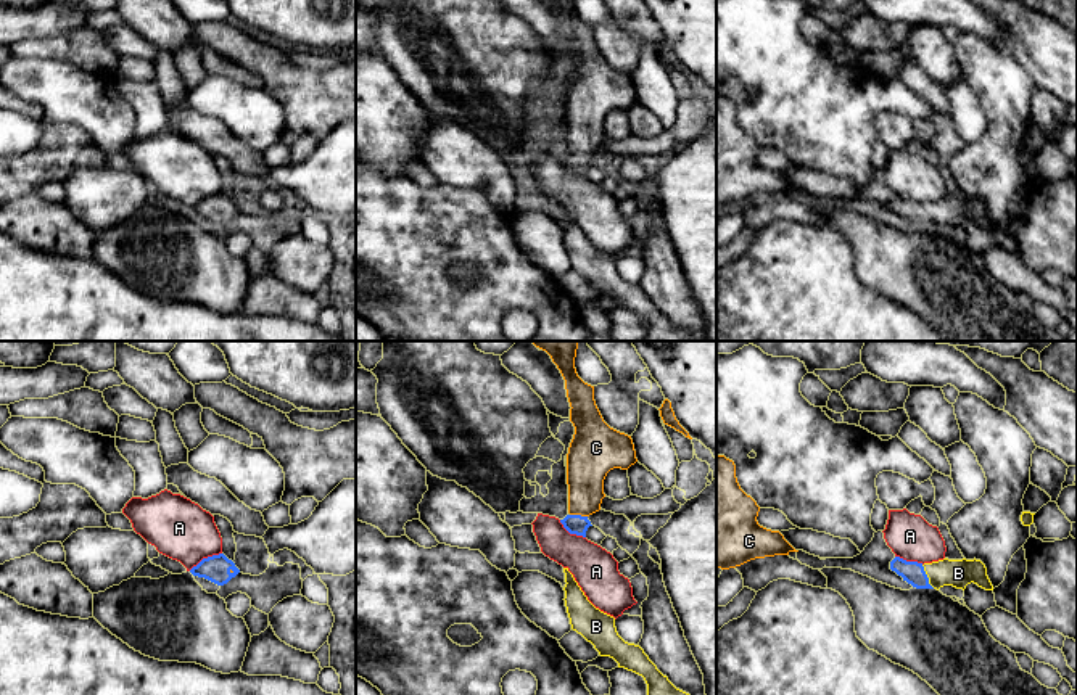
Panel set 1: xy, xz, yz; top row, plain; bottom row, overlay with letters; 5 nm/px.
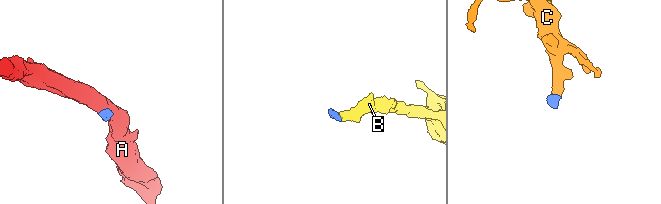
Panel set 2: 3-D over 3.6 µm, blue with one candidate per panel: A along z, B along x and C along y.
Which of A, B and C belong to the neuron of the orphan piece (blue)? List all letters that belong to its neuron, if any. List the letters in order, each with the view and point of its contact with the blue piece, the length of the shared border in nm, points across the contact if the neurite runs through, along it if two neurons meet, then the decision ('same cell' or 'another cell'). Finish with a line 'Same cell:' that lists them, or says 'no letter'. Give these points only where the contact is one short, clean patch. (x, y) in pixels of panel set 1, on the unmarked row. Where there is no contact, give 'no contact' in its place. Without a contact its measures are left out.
A: contact xy (205, 198); length 190 nm; border xy (221, 192), (203, 197), (189, 209); another cell
B: contact yz (926, 216); length 140 nm; way yz (913, 213), (926, 216), (958, 213); same cell
C: contact xz (578, 155); length 90 nm; way xz (578, 164), (578, 155), (585, 139), (586, 106); same cell
Same cell: B, C

